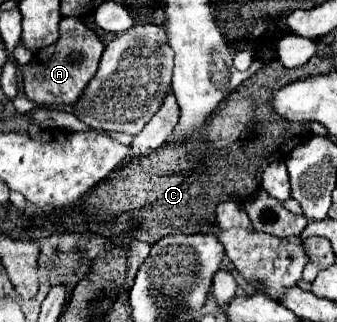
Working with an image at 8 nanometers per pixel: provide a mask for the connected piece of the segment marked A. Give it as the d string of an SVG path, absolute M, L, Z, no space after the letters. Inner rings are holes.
M63 18L59 26L61 26L59 40L35 52L29 64L19 66L25 94L37 104L69 106L77 96L81 96L93 72L97 72L97 64L105 50L105 44L101 42L101 38L91 28L87 28L79 18Z

